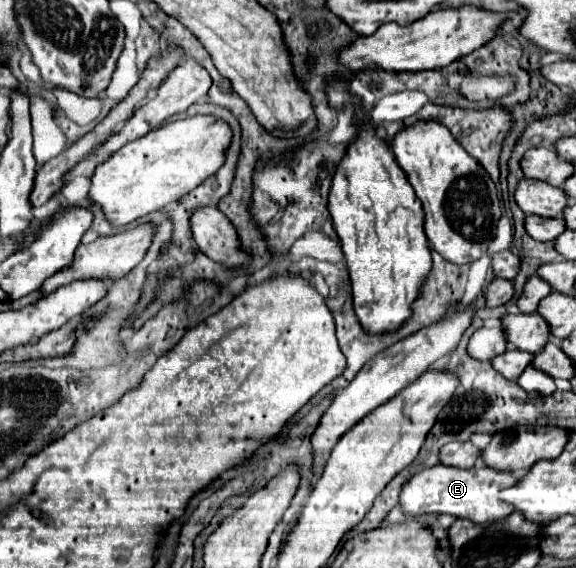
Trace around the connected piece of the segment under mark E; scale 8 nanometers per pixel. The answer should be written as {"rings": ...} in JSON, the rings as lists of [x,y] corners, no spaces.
{"rings":[[[443,463],[423,469],[413,479],[409,479],[401,489],[401,505],[405,513],[409,515],[421,515],[421,513],[451,513],[455,517],[471,519],[473,523],[489,523],[493,519],[501,519],[509,515],[515,507],[499,501],[497,491],[517,485],[521,479],[513,471],[497,471],[493,467],[481,465],[471,469],[459,469],[459,467],[447,467]]]}

